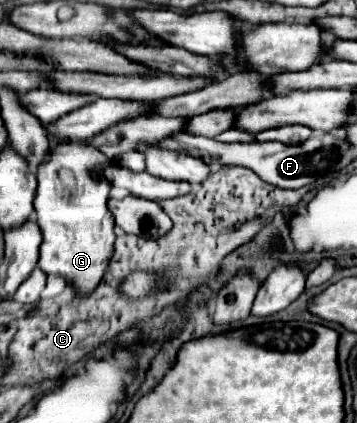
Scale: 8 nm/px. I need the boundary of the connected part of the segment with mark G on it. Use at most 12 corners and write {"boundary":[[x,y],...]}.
{"boundary":[[55,144],[37,170],[37,266],[77,296],[115,244],[93,146]]}

